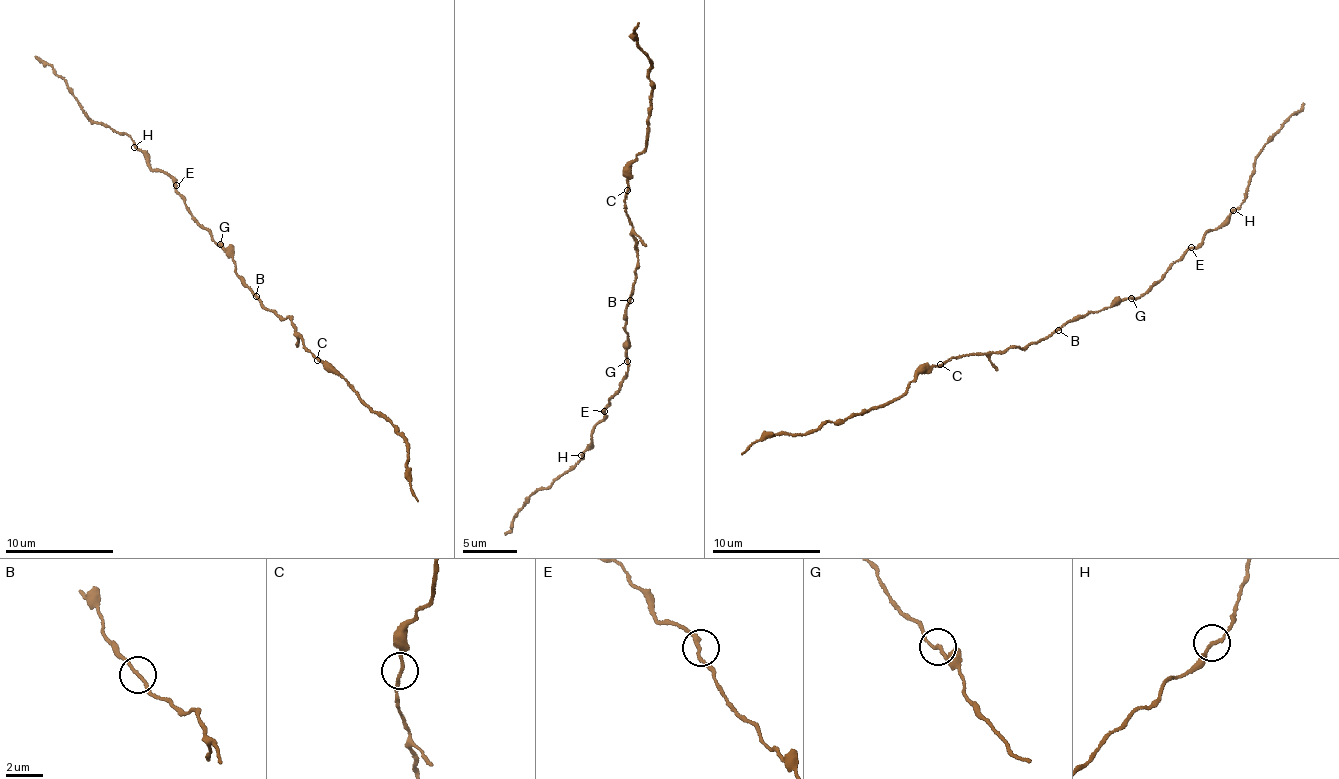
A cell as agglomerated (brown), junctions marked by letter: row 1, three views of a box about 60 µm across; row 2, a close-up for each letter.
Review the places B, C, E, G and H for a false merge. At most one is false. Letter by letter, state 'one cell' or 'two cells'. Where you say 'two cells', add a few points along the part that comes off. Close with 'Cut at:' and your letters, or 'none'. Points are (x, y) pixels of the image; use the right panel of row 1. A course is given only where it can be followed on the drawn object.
B: one cell
C: one cell
E: one cell
G: one cell
H: one cell
Cut at: none

